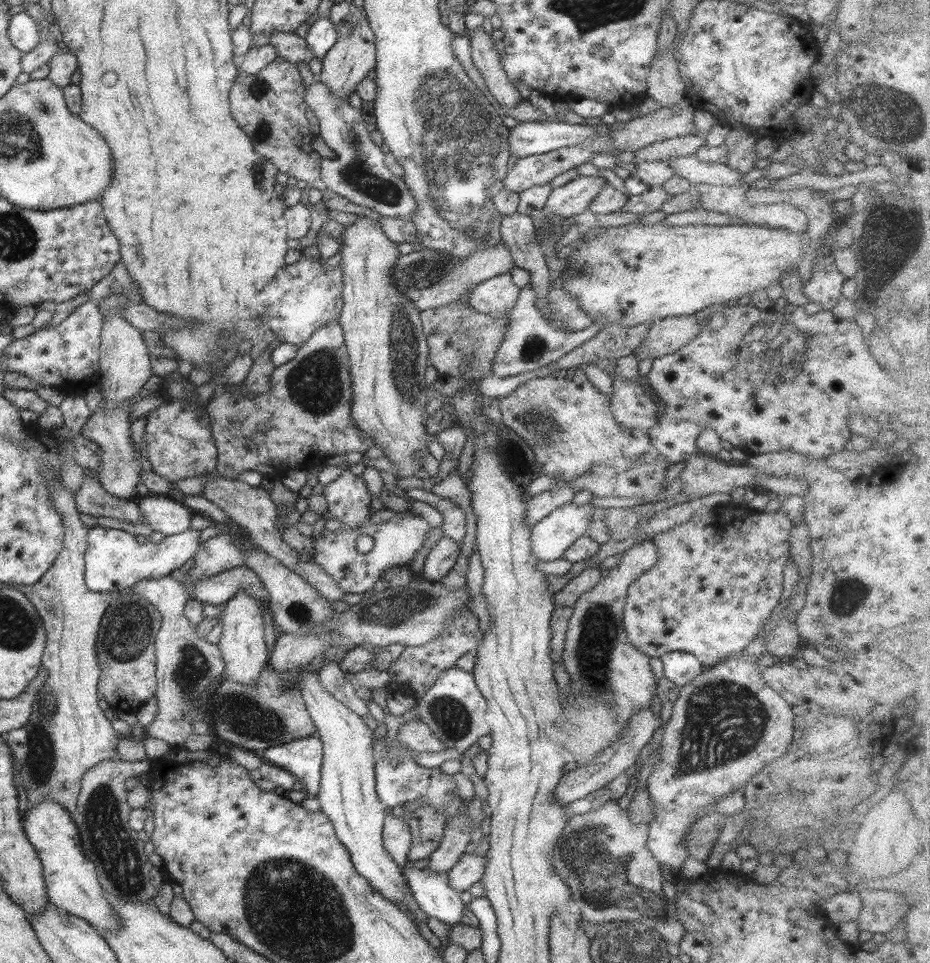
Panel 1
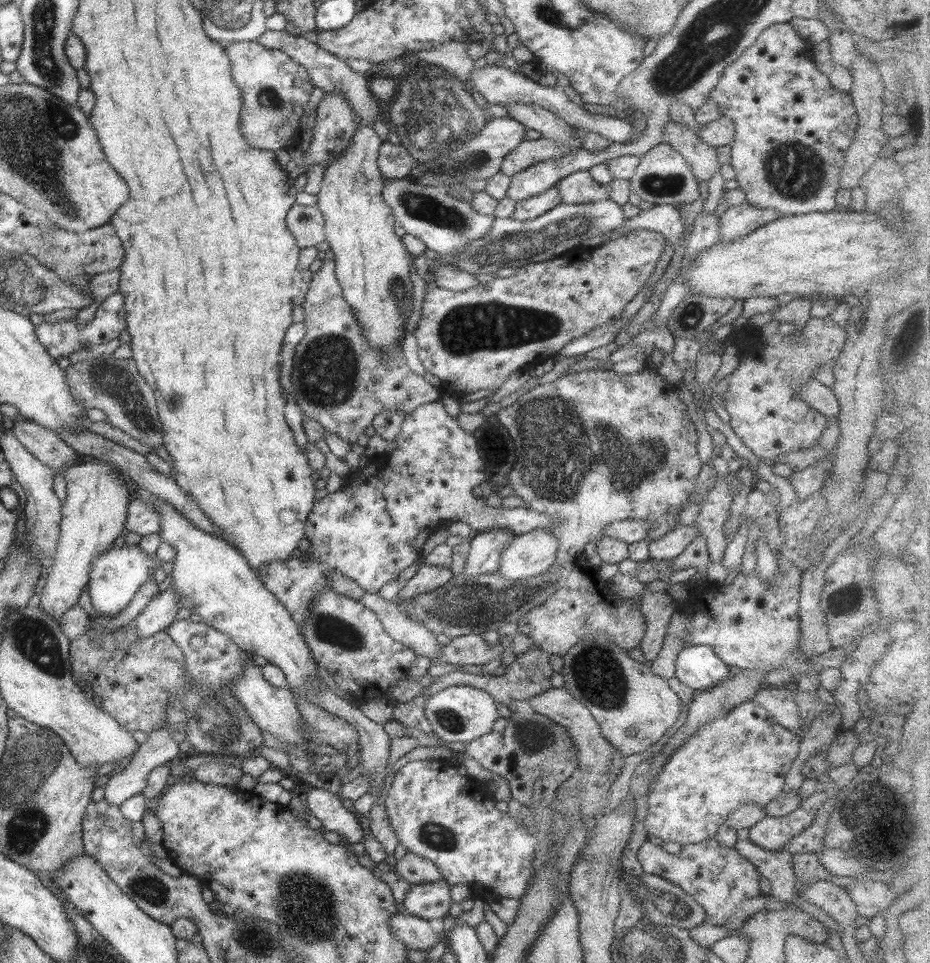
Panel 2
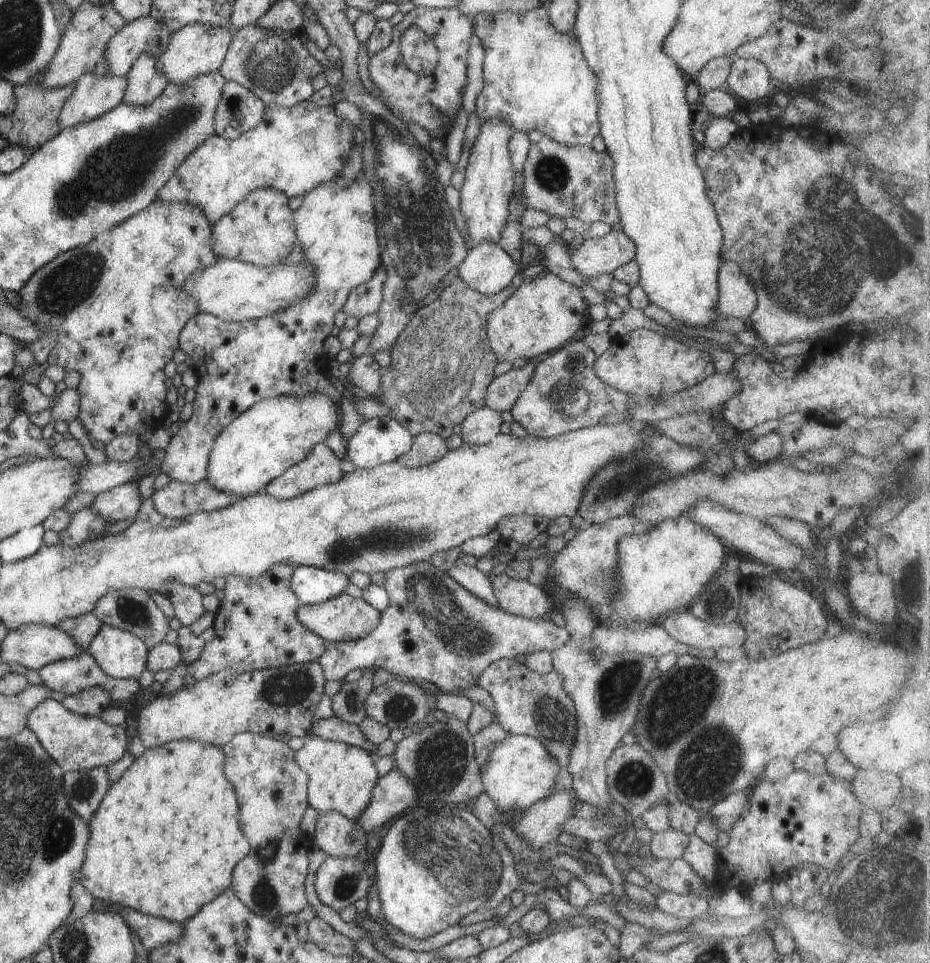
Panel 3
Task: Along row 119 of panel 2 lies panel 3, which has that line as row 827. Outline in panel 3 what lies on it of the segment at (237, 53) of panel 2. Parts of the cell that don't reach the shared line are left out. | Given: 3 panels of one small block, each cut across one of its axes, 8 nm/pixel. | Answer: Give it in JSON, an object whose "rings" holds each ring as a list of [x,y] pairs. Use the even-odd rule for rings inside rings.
{"rings":[[[251,732],[237,734],[224,746],[221,746],[226,762],[224,774],[234,786],[240,808],[239,825],[248,839],[250,852],[236,864],[232,872],[231,886],[236,896],[250,908],[250,912],[262,918],[275,920],[278,916],[299,913],[308,906],[304,892],[304,880],[308,872],[308,851],[312,840],[301,827],[301,820],[309,806],[306,772],[296,764],[295,751],[283,740]]]}

